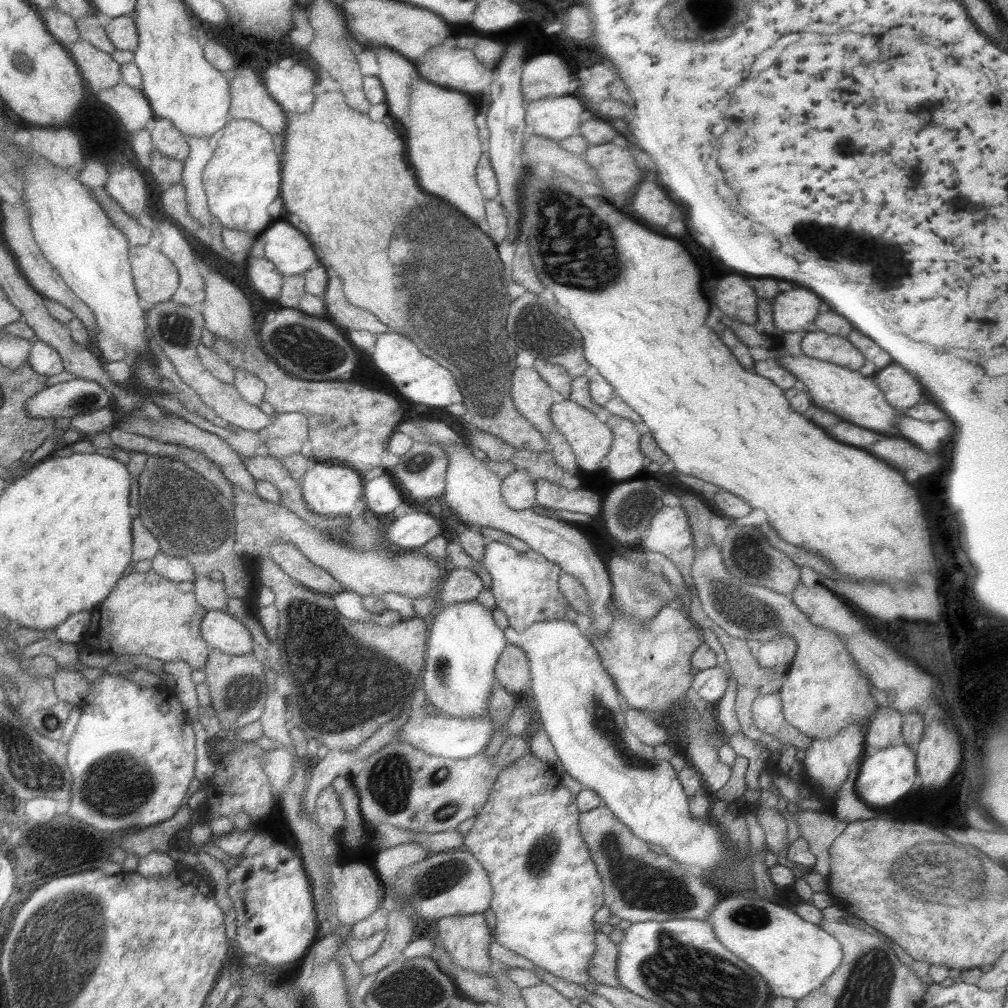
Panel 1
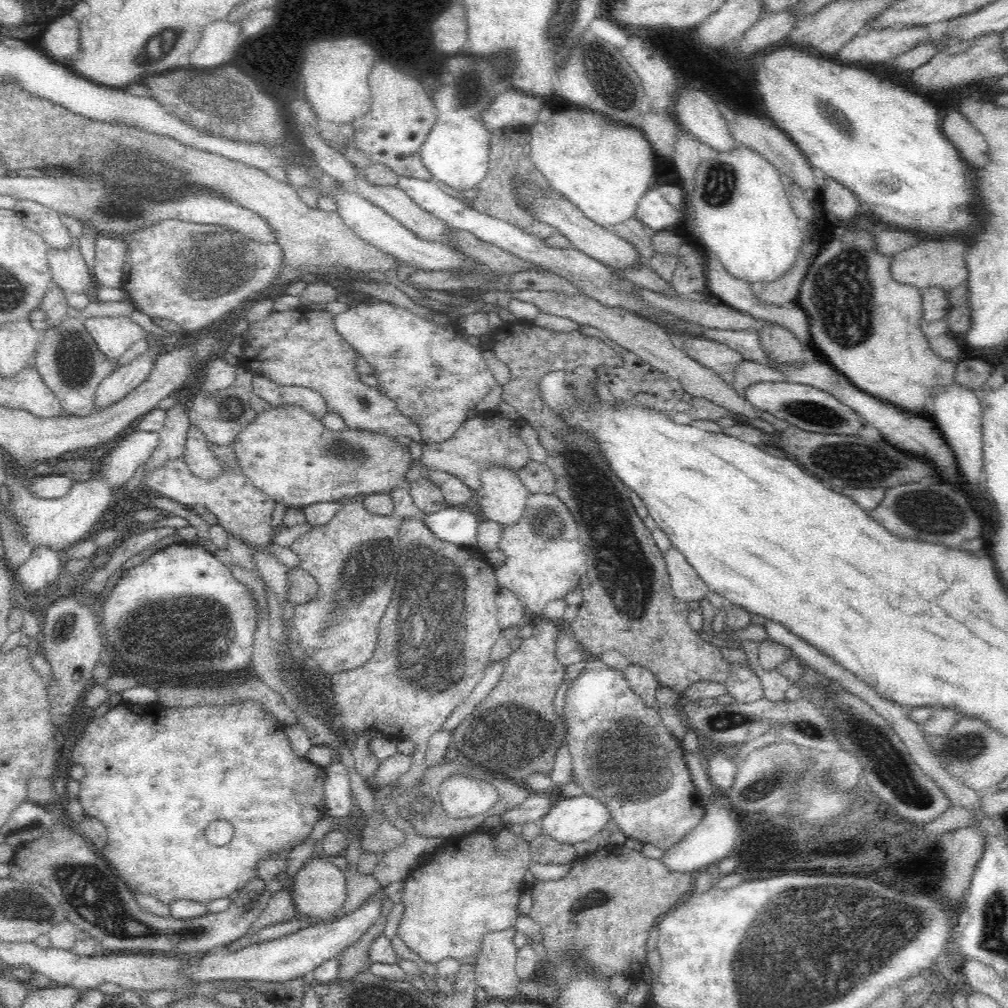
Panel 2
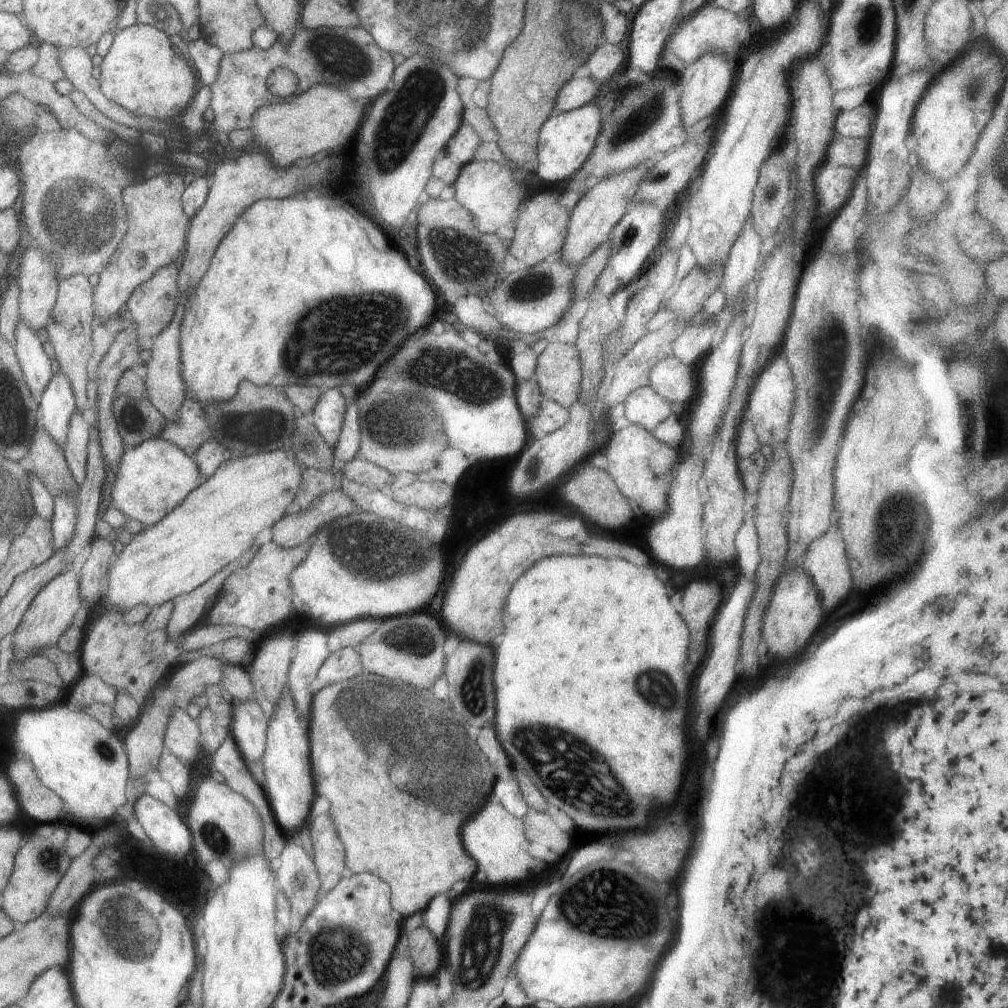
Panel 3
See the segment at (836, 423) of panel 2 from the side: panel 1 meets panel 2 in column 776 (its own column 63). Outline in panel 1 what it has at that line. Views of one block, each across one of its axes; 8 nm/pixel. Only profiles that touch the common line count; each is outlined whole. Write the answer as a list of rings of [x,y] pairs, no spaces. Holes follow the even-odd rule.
[[[69,380],[53,384],[25,402],[25,414],[31,418],[75,418],[99,408],[111,406],[113,396],[87,380]]]

